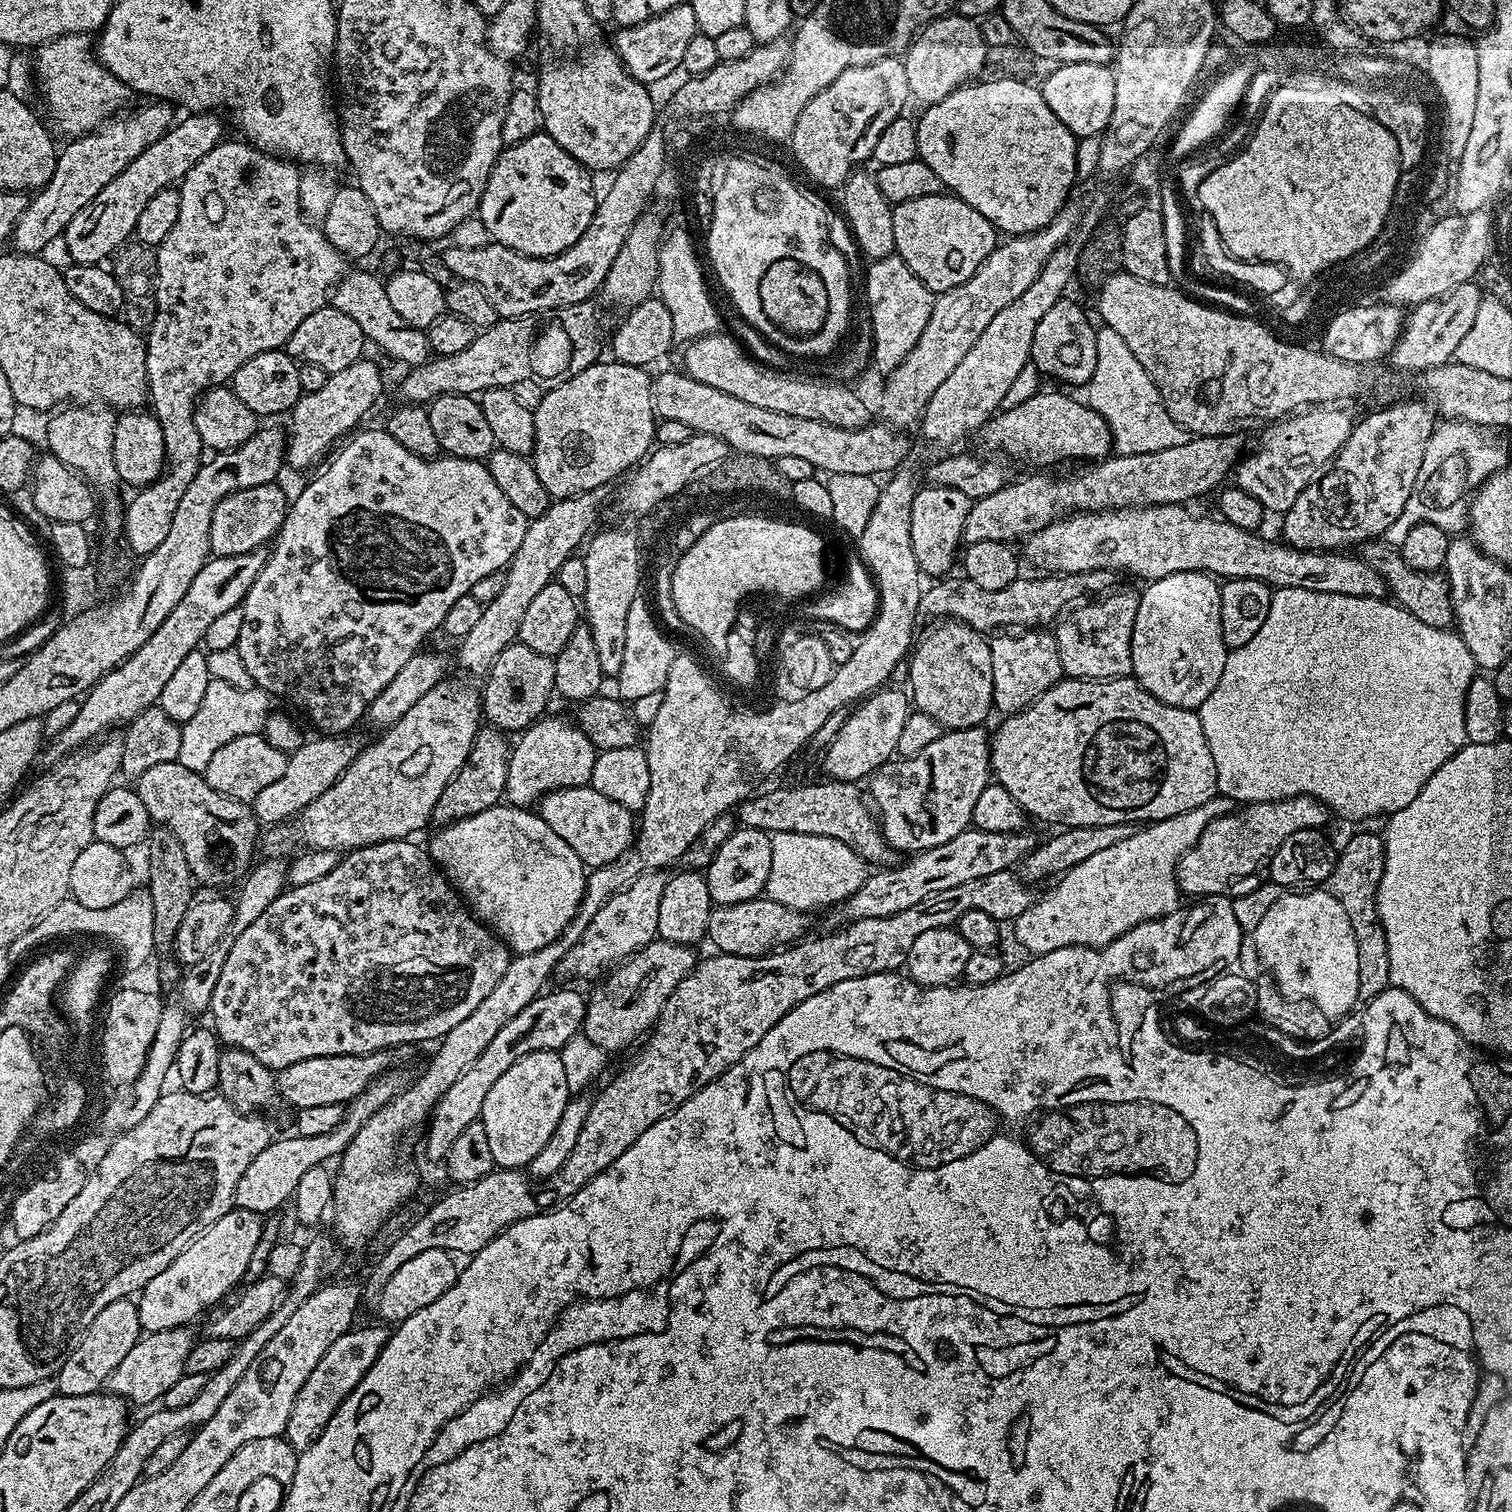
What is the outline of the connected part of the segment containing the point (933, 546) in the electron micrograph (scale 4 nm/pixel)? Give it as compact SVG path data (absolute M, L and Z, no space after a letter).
M924 486L917 491L914 506L910 506L910 546L914 546L914 558L925 577L944 578L953 571L952 563L957 563L962 548L966 514L970 514L972 502L959 490Z

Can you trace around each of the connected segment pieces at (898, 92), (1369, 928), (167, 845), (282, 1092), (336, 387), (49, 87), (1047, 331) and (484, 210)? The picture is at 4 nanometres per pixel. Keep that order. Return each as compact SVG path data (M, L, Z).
M887 56L870 66L842 70L826 90L814 94L806 102L806 110L798 114L790 147L800 168L816 184L839 189L863 160L872 160L878 138L894 118L905 115L910 101L906 66L900 56Z
M1356 832L1339 849L1336 865L1326 882L1326 891L1338 900L1350 918L1358 948L1358 1001L1372 1000L1389 988L1390 954L1386 950L1386 934L1378 914L1378 882L1384 869L1384 837L1372 832Z
M153 827L148 833L146 849L148 848L148 885L146 891L152 902L154 912L154 942L159 953L164 952L175 943L177 933L180 932L186 910L194 902L192 890L195 883L192 871L187 865L186 854L179 845L178 838L174 837L169 828Z
M371 1052L361 1056L323 1056L322 1058L302 1058L302 1062L294 1062L294 1066L286 1066L275 1073L276 1090L279 1097L288 1104L293 1104L293 1109L299 1110L306 1106L330 1106L331 1104L347 1105L355 1096L364 1092L366 1086L377 1080L389 1071L389 1053Z
M361 358L346 370L331 373L326 386L301 395L290 413L292 432L290 428L286 436L286 464L289 469L310 467L338 436L342 438L351 433L357 427L355 424L375 406L384 388L384 380L380 377L379 366L368 359Z
M75 32L49 40L39 49L40 57L34 60L34 80L38 92L44 95L44 104L56 124L61 124L69 137L83 136L112 119L130 97L130 90L110 74L100 63L91 35Z
M1066 296L1061 297L1061 300L1050 306L1046 314L1039 319L1034 331L1030 363L1045 377L1057 376L1064 384L1084 386L1092 379L1098 362L1098 328L1097 325L1092 325L1091 318L1078 303L1068 299Z
M541 130L522 142L507 145L501 151L480 199L480 221L495 243L527 256L556 256L562 250L574 246L574 242L586 234L586 226L590 226L594 218L598 196L592 193L591 178L583 164L566 154L566 150L562 150L554 138Z

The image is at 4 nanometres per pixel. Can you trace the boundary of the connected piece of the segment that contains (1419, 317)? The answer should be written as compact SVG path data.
M1469 282L1454 286L1454 290L1435 302L1415 305L1407 313L1400 341L1391 350L1390 361L1393 366L1404 372L1419 374L1428 368L1449 363L1456 355L1459 342L1469 333L1477 317L1479 304L1485 297L1479 283Z

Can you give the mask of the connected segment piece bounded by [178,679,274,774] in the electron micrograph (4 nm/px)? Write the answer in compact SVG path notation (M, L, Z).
M209 679L206 695L202 697L202 703L194 713L194 718L190 718L180 729L182 734L182 742L178 746L180 764L186 766L186 770L203 774L206 766L210 766L210 758L214 758L216 751L222 750L226 742L234 742L234 738L242 738L246 734L263 733L264 723L273 708L273 697L269 696L266 690L255 686L238 690L238 686Z

